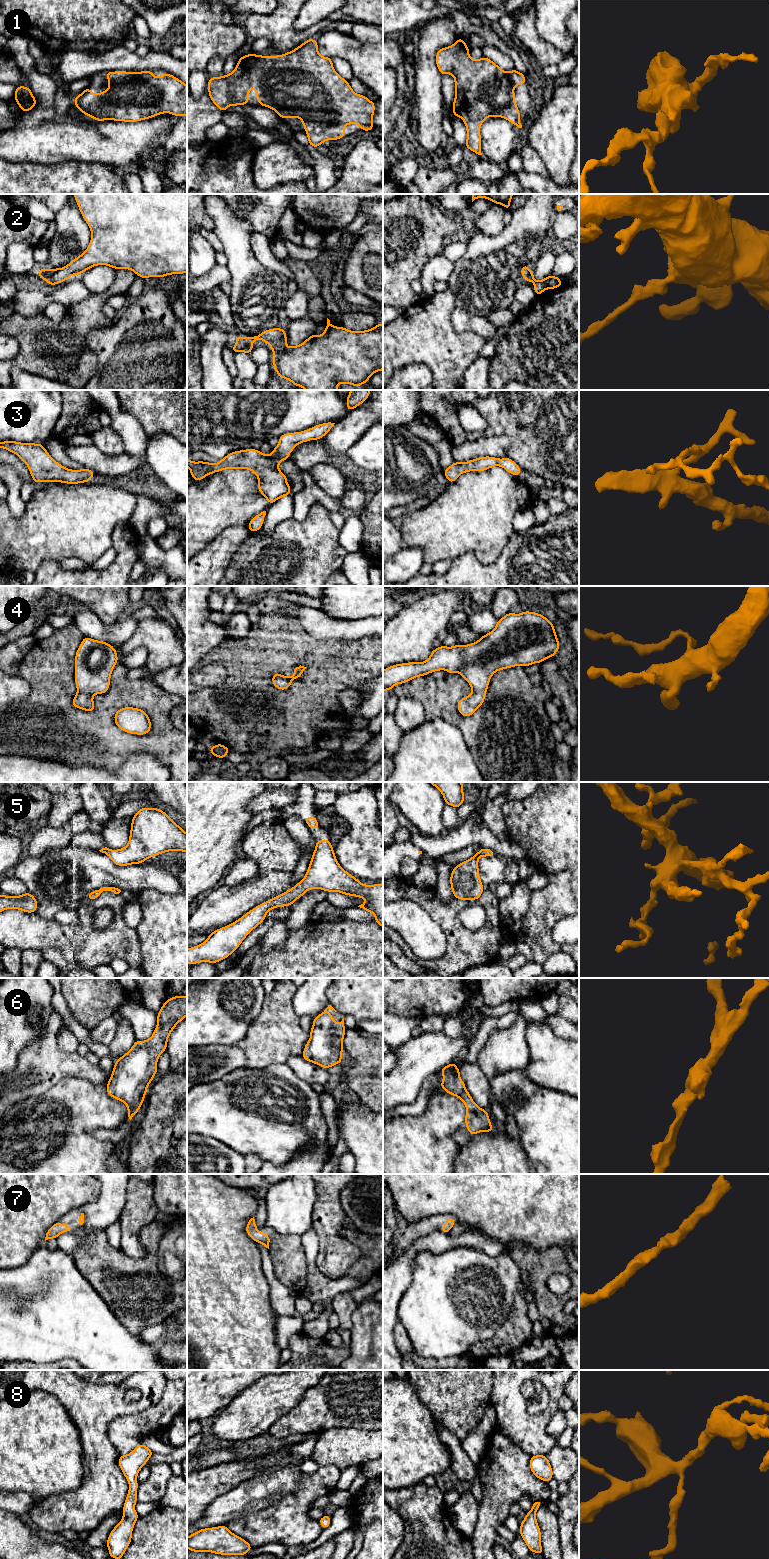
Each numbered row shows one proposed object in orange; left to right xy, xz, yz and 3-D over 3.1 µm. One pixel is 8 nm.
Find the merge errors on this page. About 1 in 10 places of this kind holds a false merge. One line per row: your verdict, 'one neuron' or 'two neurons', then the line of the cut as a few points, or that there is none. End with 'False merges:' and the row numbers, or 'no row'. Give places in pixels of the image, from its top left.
1: one neuron; cut none
2: one neuron; cut none
3: one neuron; cut none
4: one neuron; cut none
5: one neuron; cut none
6: one neuron; cut none
7: one neuron; cut none
8: one neuron; cut none
False merges: no row

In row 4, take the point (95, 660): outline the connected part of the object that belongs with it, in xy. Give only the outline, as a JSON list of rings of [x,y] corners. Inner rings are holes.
[[[84,637],[75,653],[75,708],[92,713],[93,696],[104,694],[110,687],[110,678],[118,663],[116,649],[109,643]]]

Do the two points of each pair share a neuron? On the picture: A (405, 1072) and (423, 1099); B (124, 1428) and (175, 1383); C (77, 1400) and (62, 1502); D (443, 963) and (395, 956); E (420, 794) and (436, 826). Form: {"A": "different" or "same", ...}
{"A": "different", "B": "same", "C": "same", "D": "different", "E": "same"}

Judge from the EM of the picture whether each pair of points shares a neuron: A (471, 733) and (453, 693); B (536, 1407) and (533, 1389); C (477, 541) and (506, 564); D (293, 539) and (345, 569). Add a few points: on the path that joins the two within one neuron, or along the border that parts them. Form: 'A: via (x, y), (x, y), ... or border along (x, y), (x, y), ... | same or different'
A: via (462, 723), (452, 713), (452, 703) | same
B: via (536, 1403), (536, 1395), (534, 1393) | same
C: border along (510, 537), (493, 562), (483, 565), (475, 558) | different
D: border along (348, 553), (343, 558), (342, 564), (338, 569) | different

